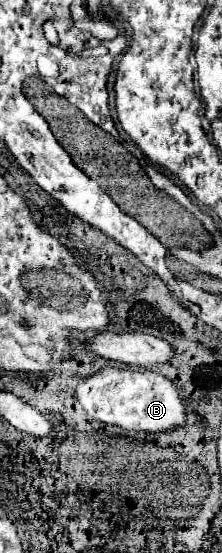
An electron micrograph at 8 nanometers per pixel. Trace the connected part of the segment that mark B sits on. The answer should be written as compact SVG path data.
M105 367L97 375L81 381L75 395L93 419L99 419L107 425L117 425L127 431L165 433L185 425L183 419L177 419L177 401L181 401L177 387L171 379L155 371L129 371Z

